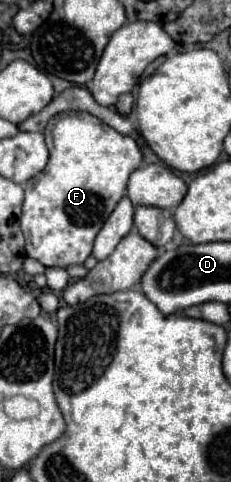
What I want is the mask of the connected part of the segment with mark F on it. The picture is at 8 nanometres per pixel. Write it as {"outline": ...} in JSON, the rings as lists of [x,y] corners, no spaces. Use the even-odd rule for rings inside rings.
{"outline":[[[87,112],[55,114],[45,126],[45,142],[49,148],[49,162],[45,170],[41,170],[25,184],[21,232],[25,232],[27,256],[39,260],[43,266],[67,268],[71,264],[83,264],[91,254],[97,232],[101,230],[103,222],[109,218],[117,202],[125,196],[129,174],[139,168],[143,156],[133,138],[121,136],[117,130],[109,128],[99,118]]]}

